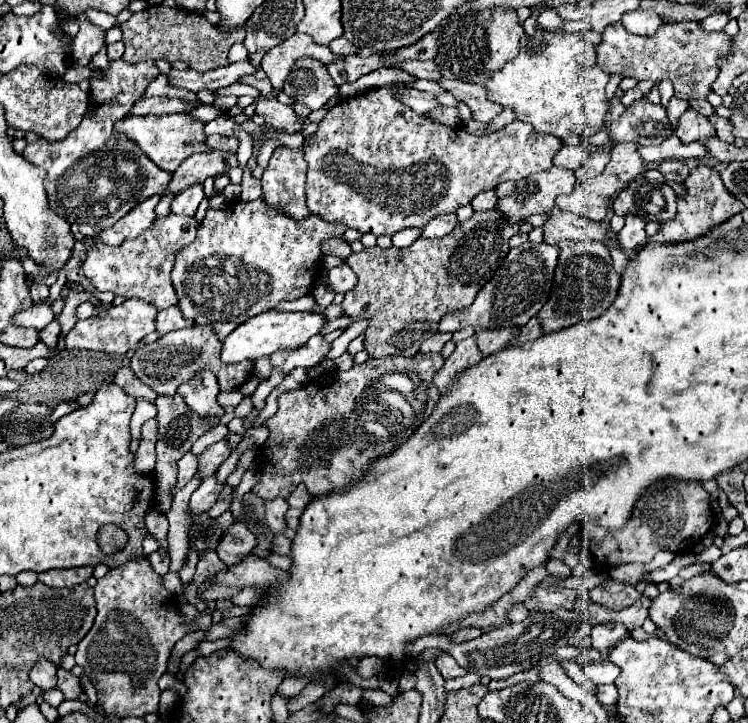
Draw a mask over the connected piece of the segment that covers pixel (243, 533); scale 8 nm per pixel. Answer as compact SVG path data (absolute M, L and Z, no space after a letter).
M236 522L220 542L218 556L226 566L236 566L240 560L244 560L256 546L256 538L252 538L252 532L244 528L240 522Z

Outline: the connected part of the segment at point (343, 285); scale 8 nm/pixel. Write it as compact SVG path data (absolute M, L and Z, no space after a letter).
M342 264L342 266L336 266L332 270L328 270L328 284L334 292L350 292L354 286L356 286L356 274L352 272L352 268L348 264Z

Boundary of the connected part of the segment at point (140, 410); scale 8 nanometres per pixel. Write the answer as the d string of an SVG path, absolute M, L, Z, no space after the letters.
M138 400L136 404L136 412L132 416L132 438L140 438L140 428L144 422L148 422L150 418L156 416L156 406L148 400Z

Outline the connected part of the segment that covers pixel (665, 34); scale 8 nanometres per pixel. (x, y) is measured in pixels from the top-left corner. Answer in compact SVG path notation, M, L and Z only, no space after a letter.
M622 22L608 26L598 44L598 64L606 74L632 76L636 80L672 80L676 96L682 100L706 98L712 82L718 76L716 60L728 54L732 38L724 32L704 32L698 22L676 22L662 24L654 36L636 36L630 34Z

